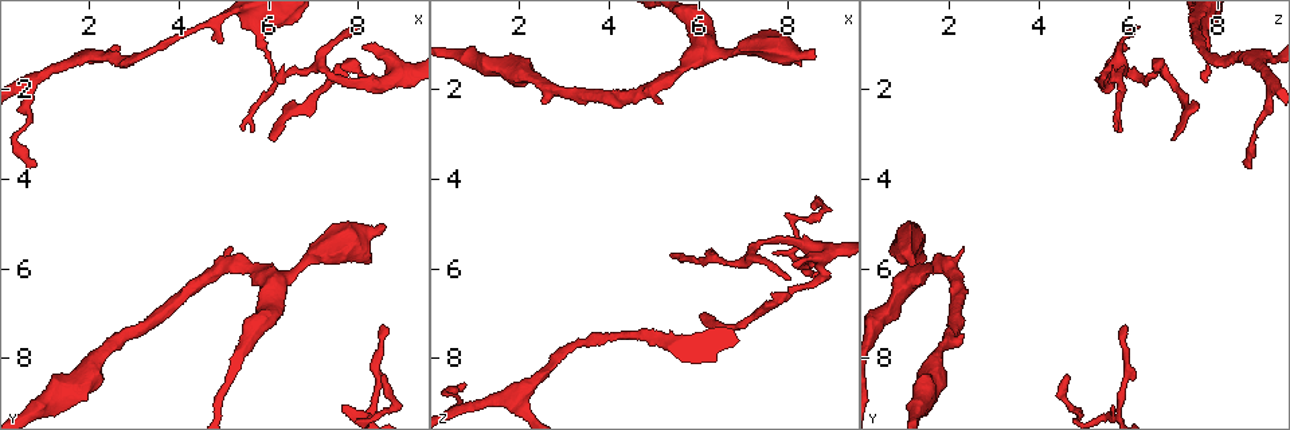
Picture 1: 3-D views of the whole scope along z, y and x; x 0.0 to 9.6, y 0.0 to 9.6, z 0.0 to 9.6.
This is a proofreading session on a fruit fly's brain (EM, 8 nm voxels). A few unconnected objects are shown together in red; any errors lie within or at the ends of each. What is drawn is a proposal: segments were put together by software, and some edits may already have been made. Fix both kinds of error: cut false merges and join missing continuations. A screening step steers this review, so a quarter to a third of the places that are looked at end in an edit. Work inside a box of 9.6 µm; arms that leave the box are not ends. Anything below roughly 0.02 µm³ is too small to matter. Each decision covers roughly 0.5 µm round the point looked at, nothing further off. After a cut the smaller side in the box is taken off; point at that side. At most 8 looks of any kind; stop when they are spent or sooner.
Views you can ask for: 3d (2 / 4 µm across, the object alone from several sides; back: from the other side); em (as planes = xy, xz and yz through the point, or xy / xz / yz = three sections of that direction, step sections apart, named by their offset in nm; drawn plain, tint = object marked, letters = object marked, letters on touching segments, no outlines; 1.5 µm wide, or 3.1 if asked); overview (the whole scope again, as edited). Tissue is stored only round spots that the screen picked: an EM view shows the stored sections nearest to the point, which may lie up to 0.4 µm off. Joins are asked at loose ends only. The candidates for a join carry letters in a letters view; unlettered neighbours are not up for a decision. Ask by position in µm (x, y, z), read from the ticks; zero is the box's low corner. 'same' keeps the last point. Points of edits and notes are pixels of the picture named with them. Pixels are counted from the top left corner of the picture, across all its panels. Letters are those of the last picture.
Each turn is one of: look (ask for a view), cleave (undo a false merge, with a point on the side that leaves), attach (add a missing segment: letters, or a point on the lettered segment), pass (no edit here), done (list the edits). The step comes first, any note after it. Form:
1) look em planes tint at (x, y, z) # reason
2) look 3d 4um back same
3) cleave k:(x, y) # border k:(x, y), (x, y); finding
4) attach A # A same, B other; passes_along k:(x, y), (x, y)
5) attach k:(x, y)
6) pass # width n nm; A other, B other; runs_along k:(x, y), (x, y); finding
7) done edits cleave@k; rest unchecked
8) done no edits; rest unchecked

look em planes tint at (6.10, 3.20, 6.90) # an open end

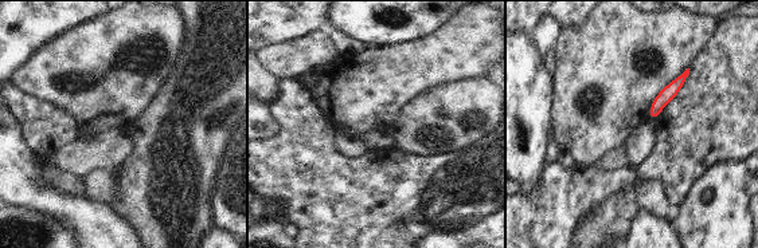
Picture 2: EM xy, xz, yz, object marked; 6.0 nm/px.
look em planes letters same

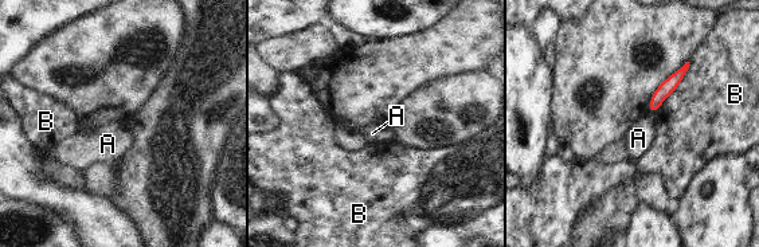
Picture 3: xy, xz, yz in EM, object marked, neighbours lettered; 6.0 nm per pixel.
pass # longest_contact B 360 nm; A other, B other; runs_along 3:(681, 71), (661, 93), (652, 108); no lettered segment goes on from it

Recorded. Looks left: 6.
look 3d 4um at (8.60, 7.30, 5.95) # tapers out

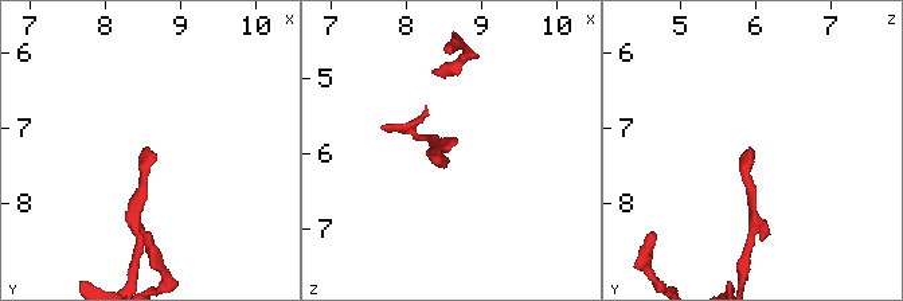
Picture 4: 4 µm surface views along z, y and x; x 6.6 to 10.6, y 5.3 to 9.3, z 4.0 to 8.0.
look em planes letters at (8.50, 7.30, 5.90) # now the EM

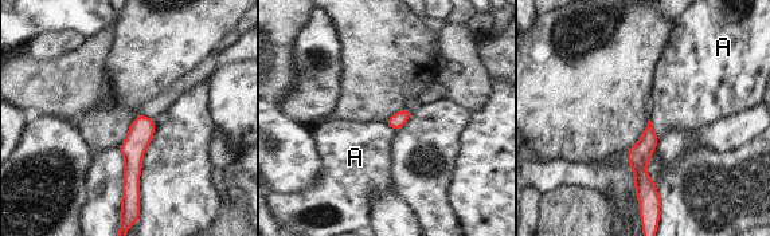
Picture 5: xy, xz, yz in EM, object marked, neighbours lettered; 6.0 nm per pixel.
pass # A other; border 5:(649, 118), (657, 138); no lettered segment goes on from it

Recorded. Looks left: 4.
look 3d 2um back at (8.60, 5.10, 1.25) # free end

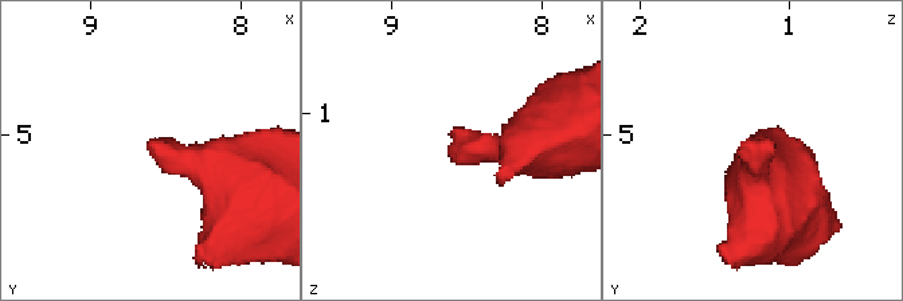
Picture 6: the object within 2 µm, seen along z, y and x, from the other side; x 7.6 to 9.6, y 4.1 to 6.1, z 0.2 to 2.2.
look em yz step 8 letters at (8.64, 5.06, 1.32) # now the EM

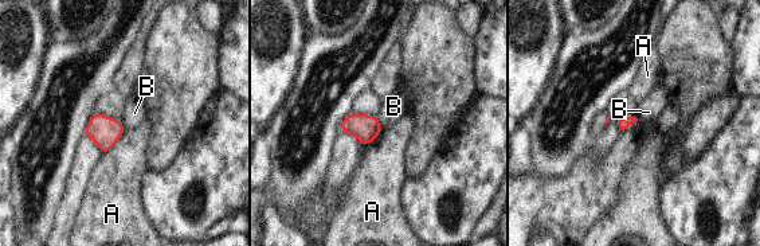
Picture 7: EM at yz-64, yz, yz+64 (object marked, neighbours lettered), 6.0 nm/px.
pass # A other, B other; border 7:(376, 116), (383, 129); no lettered segment goes on from it

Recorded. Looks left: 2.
done no edits; rest unchecked

